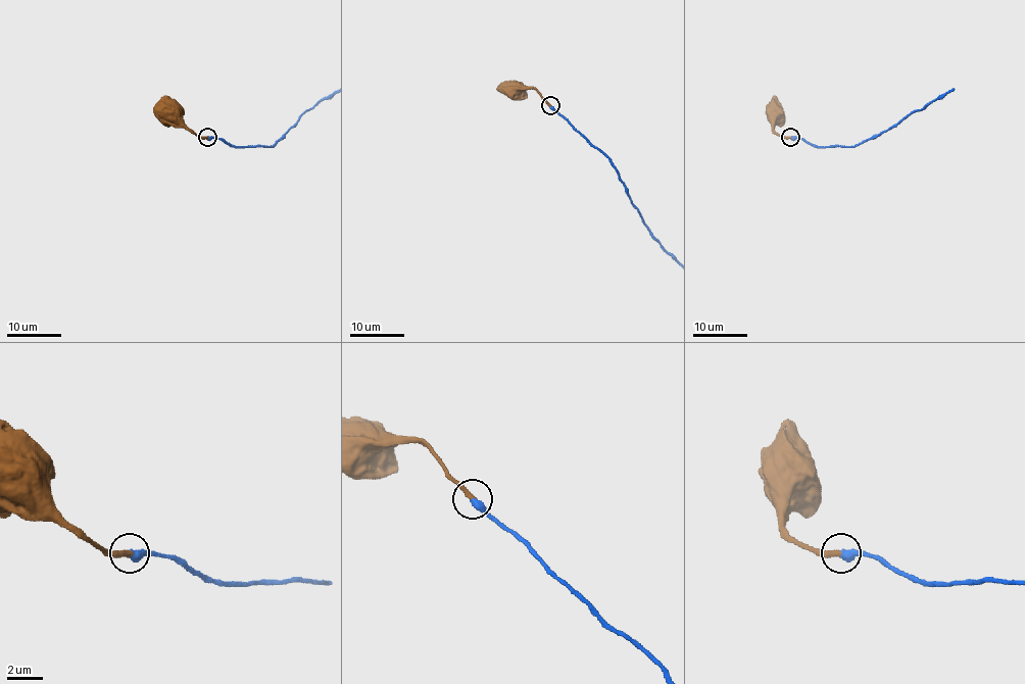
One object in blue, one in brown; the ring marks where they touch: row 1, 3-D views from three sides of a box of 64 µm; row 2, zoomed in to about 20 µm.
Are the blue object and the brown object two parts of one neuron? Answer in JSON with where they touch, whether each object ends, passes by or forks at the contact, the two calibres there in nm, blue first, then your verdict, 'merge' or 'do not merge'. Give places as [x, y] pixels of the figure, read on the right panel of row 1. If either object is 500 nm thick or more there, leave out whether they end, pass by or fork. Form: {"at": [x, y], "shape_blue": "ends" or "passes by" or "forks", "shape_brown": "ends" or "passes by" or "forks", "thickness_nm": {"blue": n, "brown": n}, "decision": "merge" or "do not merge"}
{"at": [790, 137], "shape_blue": "ends", "shape_brown": "ends", "thickness_nm": {"blue": 480, "brown": 320}, "decision": "merge"}

